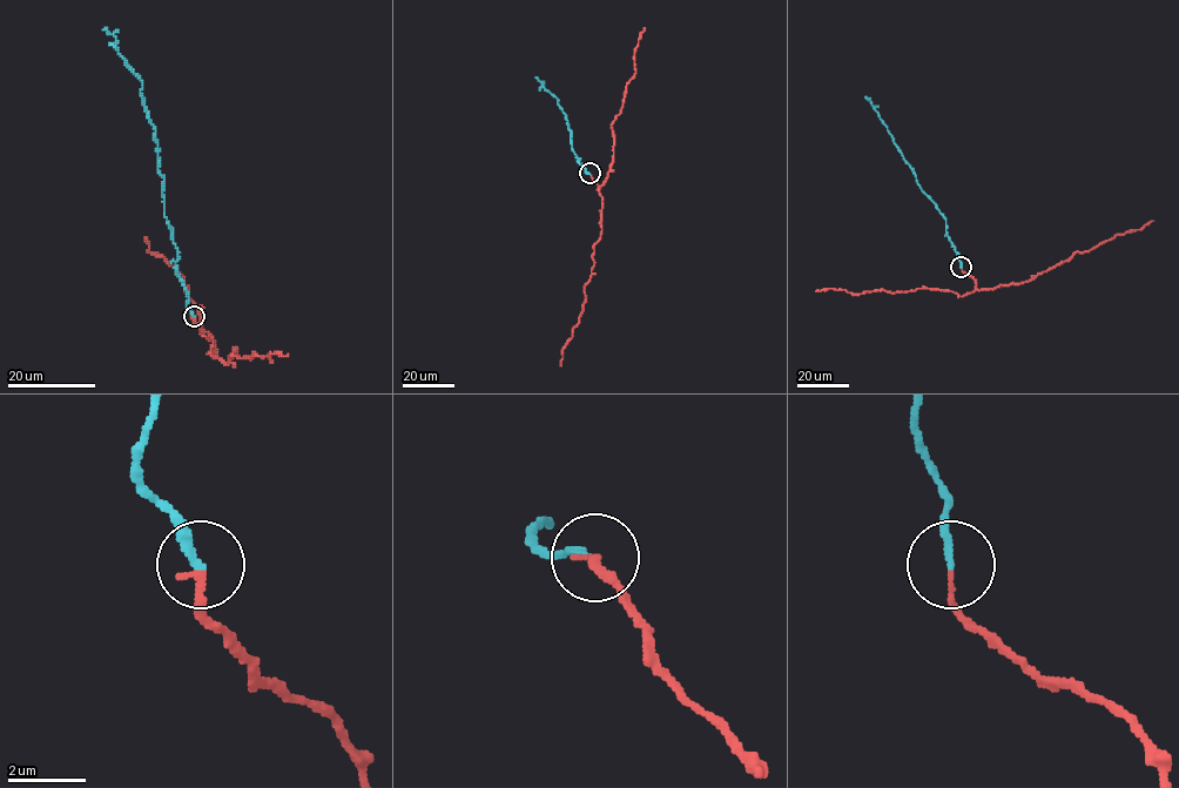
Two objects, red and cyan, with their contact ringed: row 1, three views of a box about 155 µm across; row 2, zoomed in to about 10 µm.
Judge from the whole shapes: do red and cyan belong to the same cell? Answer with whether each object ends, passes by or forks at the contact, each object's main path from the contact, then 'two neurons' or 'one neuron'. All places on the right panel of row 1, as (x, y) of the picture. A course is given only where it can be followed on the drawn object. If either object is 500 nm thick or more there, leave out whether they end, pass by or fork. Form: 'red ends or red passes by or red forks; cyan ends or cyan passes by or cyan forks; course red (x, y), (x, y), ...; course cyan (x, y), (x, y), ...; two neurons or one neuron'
red ends; cyan ends; course red (962, 268), (975, 280), (978, 290), (1019, 284), (1066, 261), (1076, 251), (1089, 251), (1153, 220); course cyan (962, 267), (947, 231), (945, 219), (921, 188), (880, 114), (864, 98); one neuron

